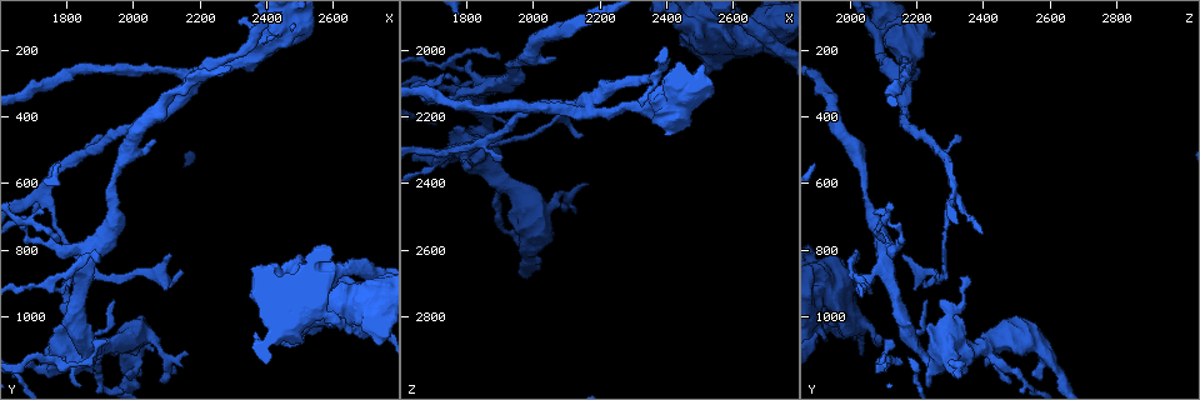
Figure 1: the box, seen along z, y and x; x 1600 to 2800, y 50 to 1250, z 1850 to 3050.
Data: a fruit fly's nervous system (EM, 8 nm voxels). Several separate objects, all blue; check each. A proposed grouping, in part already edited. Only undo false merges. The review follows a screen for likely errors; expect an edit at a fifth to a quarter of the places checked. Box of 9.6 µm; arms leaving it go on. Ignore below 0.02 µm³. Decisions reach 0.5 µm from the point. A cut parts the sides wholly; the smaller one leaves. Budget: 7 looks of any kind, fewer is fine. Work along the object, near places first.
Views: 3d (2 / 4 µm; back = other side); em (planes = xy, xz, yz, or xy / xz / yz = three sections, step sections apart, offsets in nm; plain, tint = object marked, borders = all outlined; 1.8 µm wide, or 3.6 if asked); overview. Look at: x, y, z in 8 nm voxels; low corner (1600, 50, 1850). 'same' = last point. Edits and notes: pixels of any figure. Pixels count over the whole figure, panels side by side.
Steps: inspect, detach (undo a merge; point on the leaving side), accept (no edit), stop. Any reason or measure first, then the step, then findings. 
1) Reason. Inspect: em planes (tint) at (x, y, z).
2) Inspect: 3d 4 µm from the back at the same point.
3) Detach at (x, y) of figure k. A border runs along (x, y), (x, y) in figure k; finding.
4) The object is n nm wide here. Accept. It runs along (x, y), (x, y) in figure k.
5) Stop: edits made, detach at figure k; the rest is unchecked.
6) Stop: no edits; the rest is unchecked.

Four arms meet. Inspect: em 3.6 µm planes (tint) at (1750, 620, 2310).

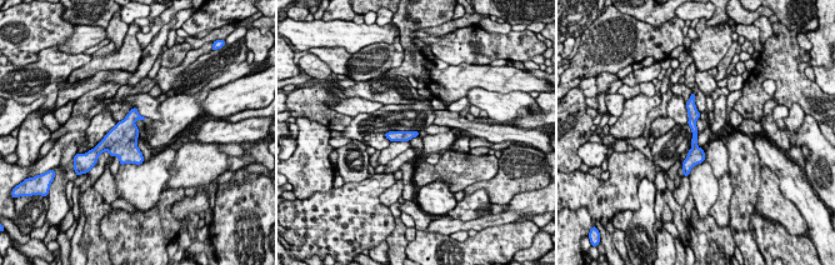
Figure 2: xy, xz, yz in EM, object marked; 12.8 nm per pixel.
Accept. All the same neuron.

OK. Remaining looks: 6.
Abrupt turn. Inspect: 3d 2 µm at (1870, 830, 2100).

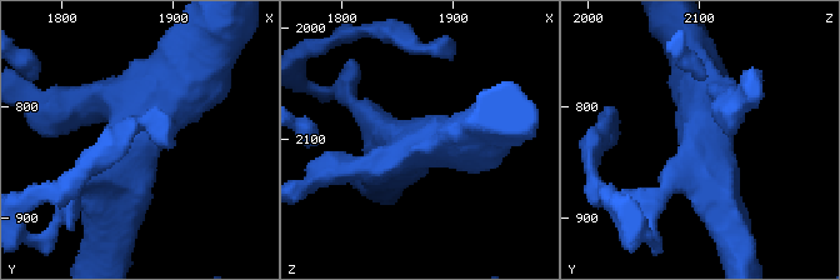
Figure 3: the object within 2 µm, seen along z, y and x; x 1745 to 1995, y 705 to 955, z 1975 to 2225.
Shape alone is not enough. Inspect: em xz step 4 (tint) at (1868, 822, 2102).

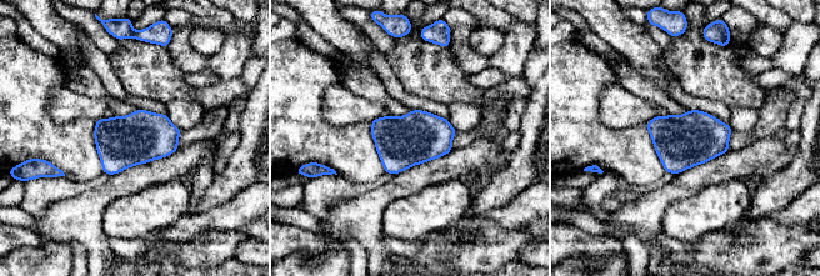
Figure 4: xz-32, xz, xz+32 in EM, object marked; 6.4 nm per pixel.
Inspect: em planes (tint) at the same point.

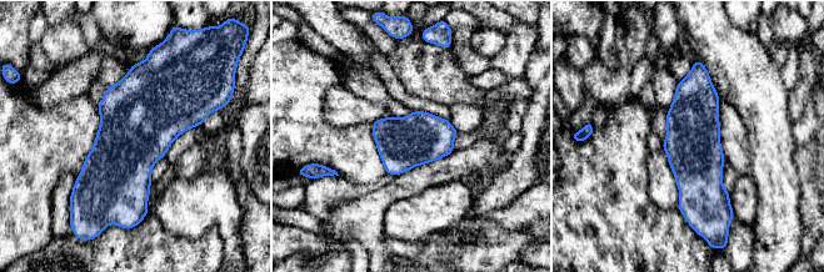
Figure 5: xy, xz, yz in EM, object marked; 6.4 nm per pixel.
4 arms meet here. Accept. It runs along (698, 65), (695, 201), (687, 215) in figure 5; one neuron here.

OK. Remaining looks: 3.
Thick turns thin. Inspect: em 3.6 µm planes (tint) at (1810, 1010, 2290).

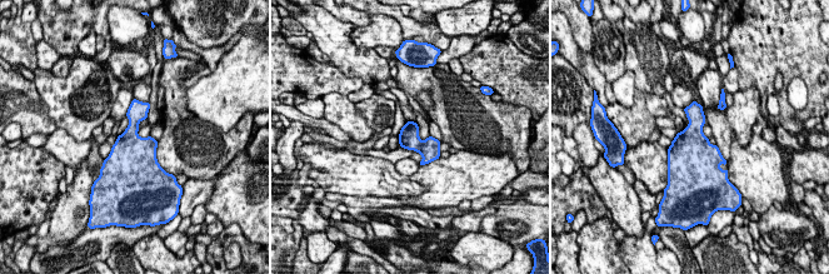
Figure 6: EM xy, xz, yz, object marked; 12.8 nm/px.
Accept. Continuous, no second neuron.

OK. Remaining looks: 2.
Stop: no edits; the rest is unchecked.

